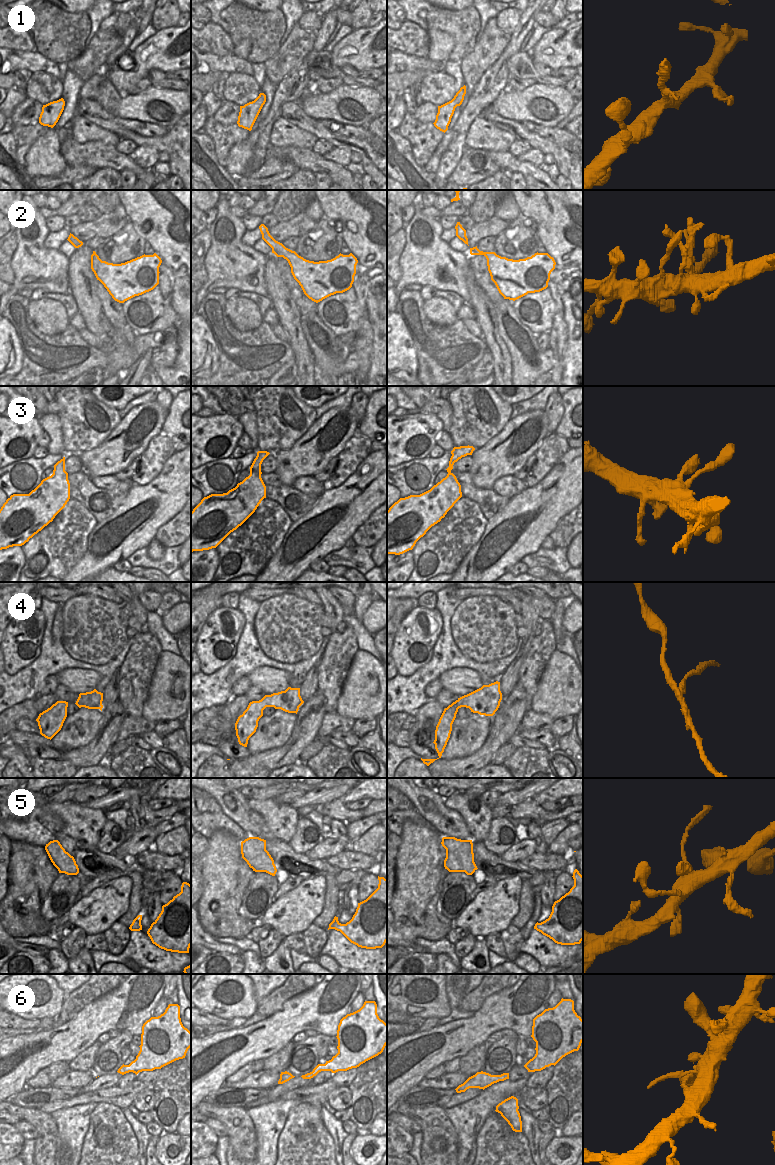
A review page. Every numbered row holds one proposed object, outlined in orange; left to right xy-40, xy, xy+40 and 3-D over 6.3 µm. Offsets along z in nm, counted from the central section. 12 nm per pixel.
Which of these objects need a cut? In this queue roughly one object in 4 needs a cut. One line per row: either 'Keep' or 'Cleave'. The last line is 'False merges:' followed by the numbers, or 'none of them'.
1: Keep
2: Cleave
3: Keep
4: Keep
5: Keep
6: Keep
False merges: 2

